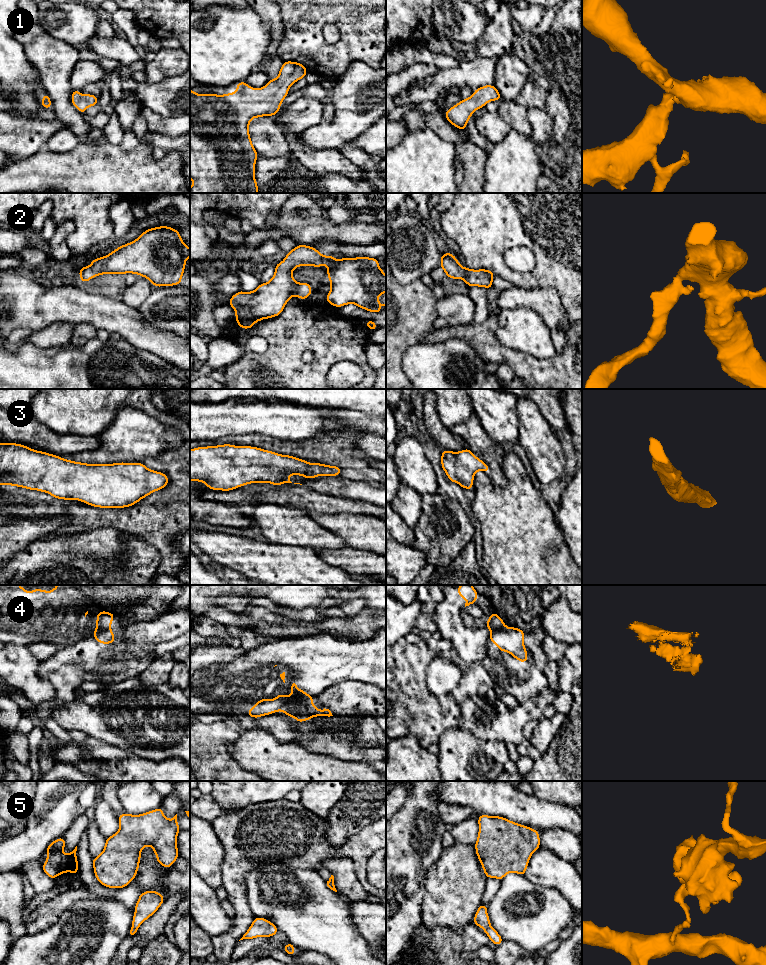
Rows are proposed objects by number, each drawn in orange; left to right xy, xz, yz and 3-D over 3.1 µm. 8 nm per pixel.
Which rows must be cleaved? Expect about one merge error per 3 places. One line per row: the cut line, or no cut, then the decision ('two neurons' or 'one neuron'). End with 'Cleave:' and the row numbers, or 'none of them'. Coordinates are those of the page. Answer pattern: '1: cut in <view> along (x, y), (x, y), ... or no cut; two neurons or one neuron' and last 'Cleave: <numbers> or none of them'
1: no cut; one neuron
2: no cut; one neuron
3: no cut; one neuron
4: cut in xz along (290, 696), (290, 702), (284, 711); two neurons
5: cut in yz along (490, 926), (484, 930); two neurons
Cleave: 4, 5

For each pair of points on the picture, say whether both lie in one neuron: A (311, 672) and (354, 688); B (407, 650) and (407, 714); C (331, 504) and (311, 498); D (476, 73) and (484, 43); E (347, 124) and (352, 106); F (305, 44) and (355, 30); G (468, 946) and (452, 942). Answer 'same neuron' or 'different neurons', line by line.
A: different neurons
B: same neuron
C: same neuron
D: different neurons
E: same neuron
F: same neuron
G: different neurons

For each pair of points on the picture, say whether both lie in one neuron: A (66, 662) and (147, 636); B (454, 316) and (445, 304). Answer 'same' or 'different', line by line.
A: same
B: same

